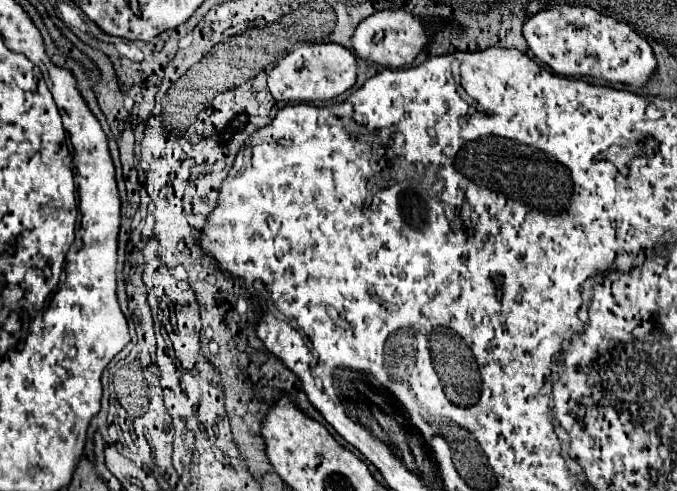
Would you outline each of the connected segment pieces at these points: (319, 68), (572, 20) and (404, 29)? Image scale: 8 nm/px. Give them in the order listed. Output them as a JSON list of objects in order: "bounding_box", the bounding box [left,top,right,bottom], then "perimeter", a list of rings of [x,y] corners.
[{"bounding_box":[269,42,357,102],"perimeter":[[[333,42],[305,44],[283,56],[269,70],[269,92],[283,102],[327,102],[355,84],[357,62],[353,52]]]},{"bounding_box":[523,6,657,88],"perimeter":[[[559,6],[543,10],[525,22],[523,36],[533,54],[559,76],[593,78],[645,88],[657,72],[655,52],[645,38],[633,32],[627,24],[613,22],[611,16],[599,14],[589,6]]]},{"bounding_box":[351,10,427,68],"perimeter":[[[381,10],[373,16],[367,16],[359,22],[351,36],[351,44],[355,50],[355,56],[363,62],[381,64],[387,68],[401,68],[415,60],[415,56],[421,52],[421,48],[427,44],[427,36],[423,32],[421,22],[403,10]]]}]

